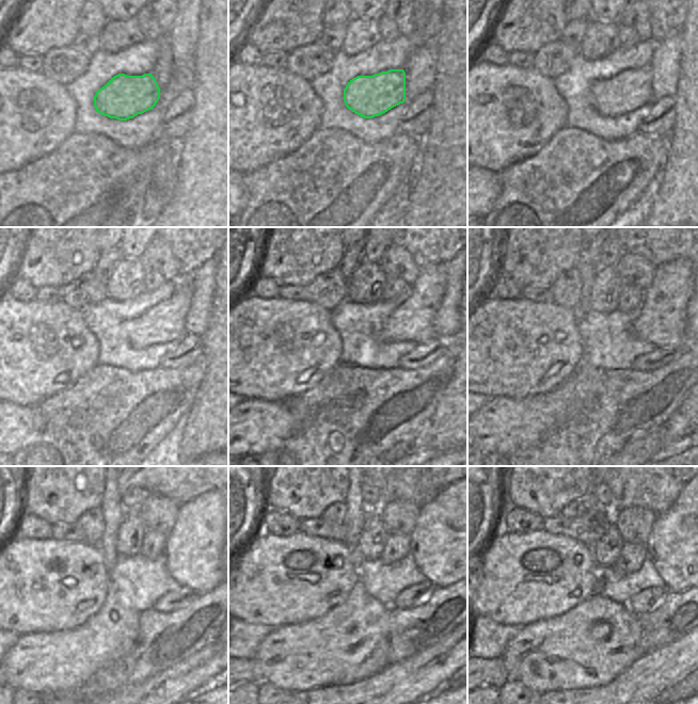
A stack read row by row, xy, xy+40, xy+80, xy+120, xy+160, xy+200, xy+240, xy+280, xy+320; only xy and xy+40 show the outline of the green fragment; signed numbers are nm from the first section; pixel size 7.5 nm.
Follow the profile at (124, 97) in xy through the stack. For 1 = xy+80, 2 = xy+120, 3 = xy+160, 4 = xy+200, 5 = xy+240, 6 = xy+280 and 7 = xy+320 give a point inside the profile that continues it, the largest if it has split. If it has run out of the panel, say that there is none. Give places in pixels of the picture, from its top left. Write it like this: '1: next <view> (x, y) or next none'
1: next xy+80 (631, 89)
2: next xy+120 (165, 322)
3: next xy+160 (412, 321)
4: next xy+200 (663, 317)
5: next xy+240 (193, 549)
6: next xy+280 (445, 543)
7: next xy+320 (684, 545)

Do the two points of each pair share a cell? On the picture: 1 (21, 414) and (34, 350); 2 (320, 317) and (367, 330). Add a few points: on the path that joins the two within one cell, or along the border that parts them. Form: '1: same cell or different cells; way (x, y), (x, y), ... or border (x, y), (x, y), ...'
1: different cells; border (11, 401), (20, 405), (37, 406)
2: different cells; border (330, 310), (330, 321), (340, 339), (340, 344)

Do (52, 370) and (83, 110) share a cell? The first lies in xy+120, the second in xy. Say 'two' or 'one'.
two

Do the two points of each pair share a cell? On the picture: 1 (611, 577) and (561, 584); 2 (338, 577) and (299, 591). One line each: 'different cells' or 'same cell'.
1: different cells
2: same cell

